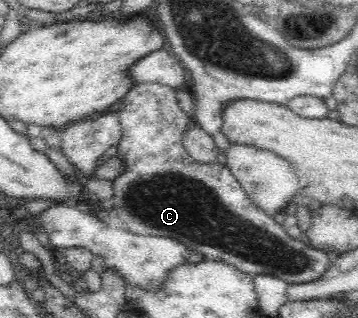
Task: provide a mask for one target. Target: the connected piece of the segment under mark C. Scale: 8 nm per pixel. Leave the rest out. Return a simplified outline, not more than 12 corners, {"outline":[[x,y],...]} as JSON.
{"outline":[[135,84],[107,205],[137,235],[291,284],[329,256],[183,146],[175,89]]}

